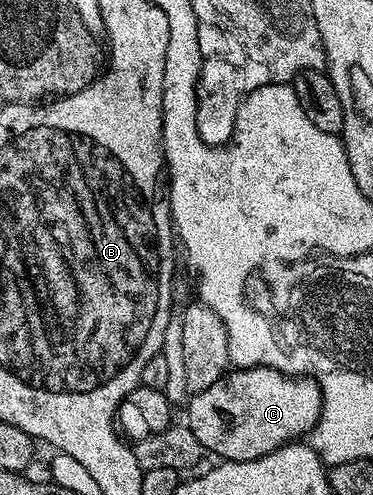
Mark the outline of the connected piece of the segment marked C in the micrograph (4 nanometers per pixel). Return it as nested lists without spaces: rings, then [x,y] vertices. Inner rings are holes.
[[[249,366],[232,368],[221,381],[210,384],[210,388],[197,390],[188,398],[186,424],[194,437],[198,439],[201,451],[217,454],[217,459],[225,462],[241,462],[242,460],[258,460],[258,456],[266,456],[287,442],[303,439],[316,427],[322,408],[320,386],[313,378],[283,374],[271,370],[269,366]]]

